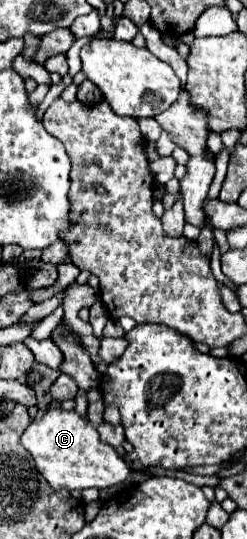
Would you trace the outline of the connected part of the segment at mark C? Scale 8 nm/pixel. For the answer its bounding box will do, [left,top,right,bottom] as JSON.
[21,407,131,489]

